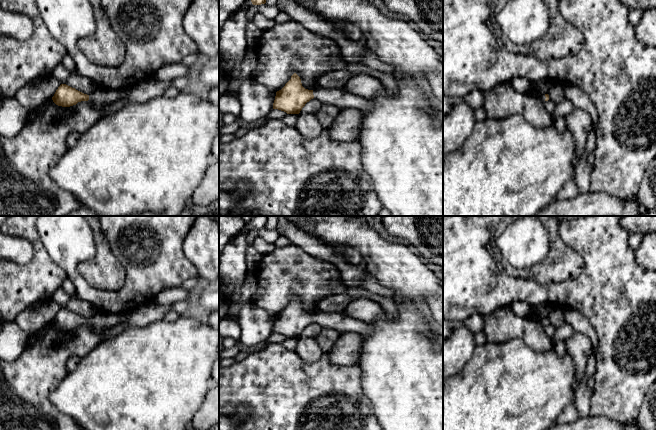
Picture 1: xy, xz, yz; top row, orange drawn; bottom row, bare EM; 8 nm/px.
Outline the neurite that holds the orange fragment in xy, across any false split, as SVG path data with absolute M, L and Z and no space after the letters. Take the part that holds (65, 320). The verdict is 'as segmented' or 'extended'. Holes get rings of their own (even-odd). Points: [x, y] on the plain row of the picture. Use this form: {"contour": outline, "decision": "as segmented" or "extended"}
{"contour": "M61 308L52 321L53 326L62 331L70 331L81 325L92 325L93 328L103 331L127 320L127 314L109 314L96 311L90 318L84 318L66 308Z", "decision": "extended"}

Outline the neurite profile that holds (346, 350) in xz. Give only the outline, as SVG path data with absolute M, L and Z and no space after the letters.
M342 333L328 351L330 362L337 366L357 366L362 346L363 339L359 333Z

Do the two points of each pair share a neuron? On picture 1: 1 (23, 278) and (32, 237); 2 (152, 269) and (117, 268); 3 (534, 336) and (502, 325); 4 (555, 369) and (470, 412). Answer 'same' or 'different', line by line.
1: same
2: different
3: same
4: same

